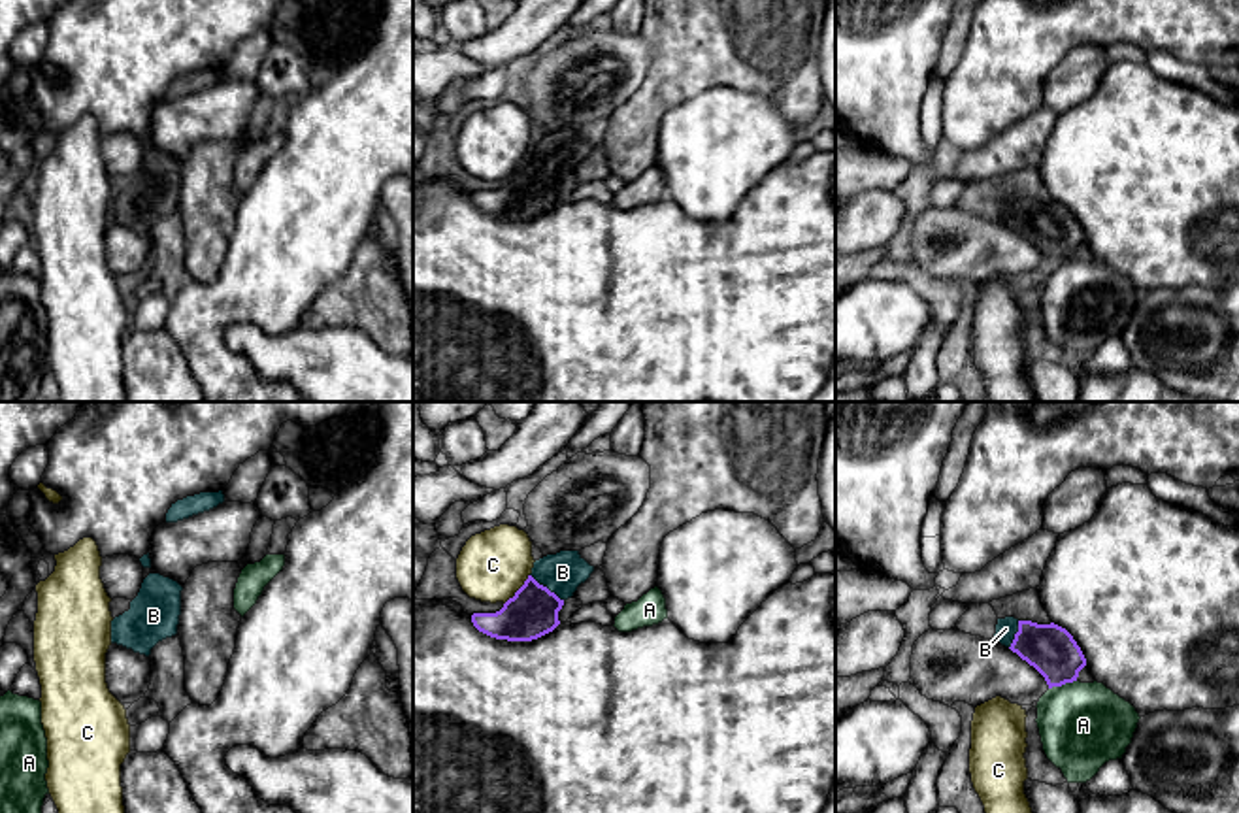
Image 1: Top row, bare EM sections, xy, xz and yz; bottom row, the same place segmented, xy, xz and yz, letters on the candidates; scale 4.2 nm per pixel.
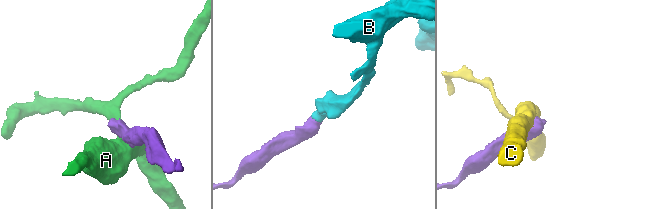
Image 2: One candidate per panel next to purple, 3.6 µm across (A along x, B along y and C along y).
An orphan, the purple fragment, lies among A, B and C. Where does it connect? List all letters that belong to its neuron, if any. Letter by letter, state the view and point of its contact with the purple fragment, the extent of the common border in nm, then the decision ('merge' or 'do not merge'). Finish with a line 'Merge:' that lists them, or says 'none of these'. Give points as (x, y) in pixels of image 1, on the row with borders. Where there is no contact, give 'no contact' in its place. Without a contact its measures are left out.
A: meets purple in yz at (1062, 683); contact 130 nm long; do not merge
B: meets purple in xz at (545, 587); contact 180 nm long; merge
C: meets purple in xz at (519, 589); contact 170 nm long; do not merge
Merge: B

